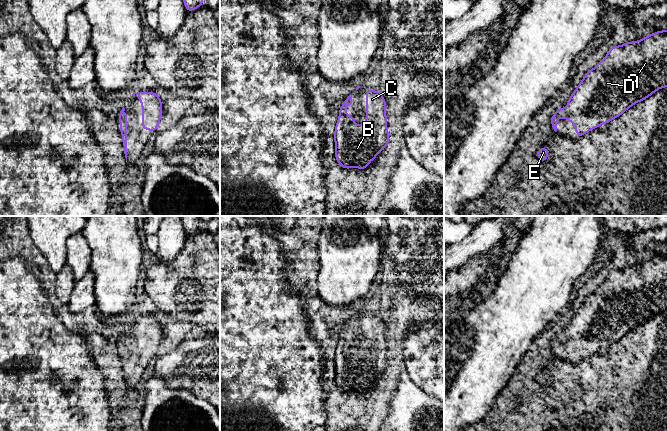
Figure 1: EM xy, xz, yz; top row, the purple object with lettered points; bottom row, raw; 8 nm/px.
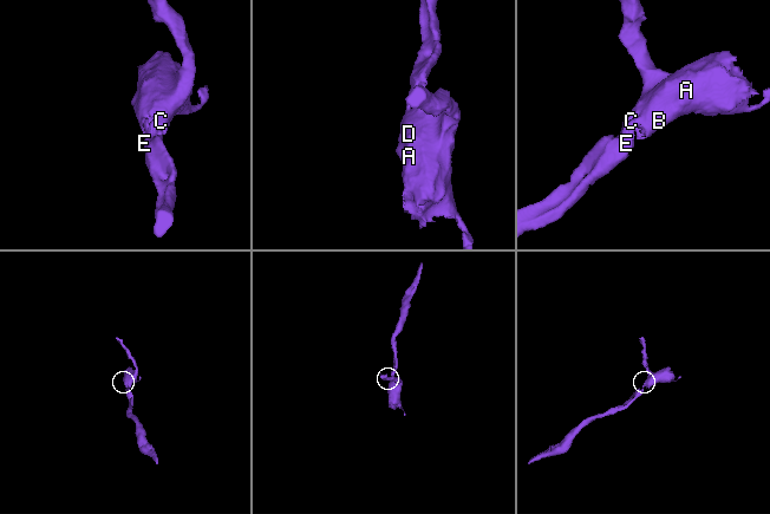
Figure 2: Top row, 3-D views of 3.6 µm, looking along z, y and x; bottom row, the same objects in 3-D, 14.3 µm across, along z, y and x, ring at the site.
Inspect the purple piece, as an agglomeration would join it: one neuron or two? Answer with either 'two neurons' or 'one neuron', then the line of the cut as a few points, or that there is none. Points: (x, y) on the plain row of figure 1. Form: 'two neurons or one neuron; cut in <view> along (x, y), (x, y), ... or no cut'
one neuron; no cut

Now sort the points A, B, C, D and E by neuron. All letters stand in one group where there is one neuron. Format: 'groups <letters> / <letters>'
groups A B C D E

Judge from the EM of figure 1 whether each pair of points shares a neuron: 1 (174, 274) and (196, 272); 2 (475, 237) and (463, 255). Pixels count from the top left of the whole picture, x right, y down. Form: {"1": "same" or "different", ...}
{"1": "same", "2": "same"}

